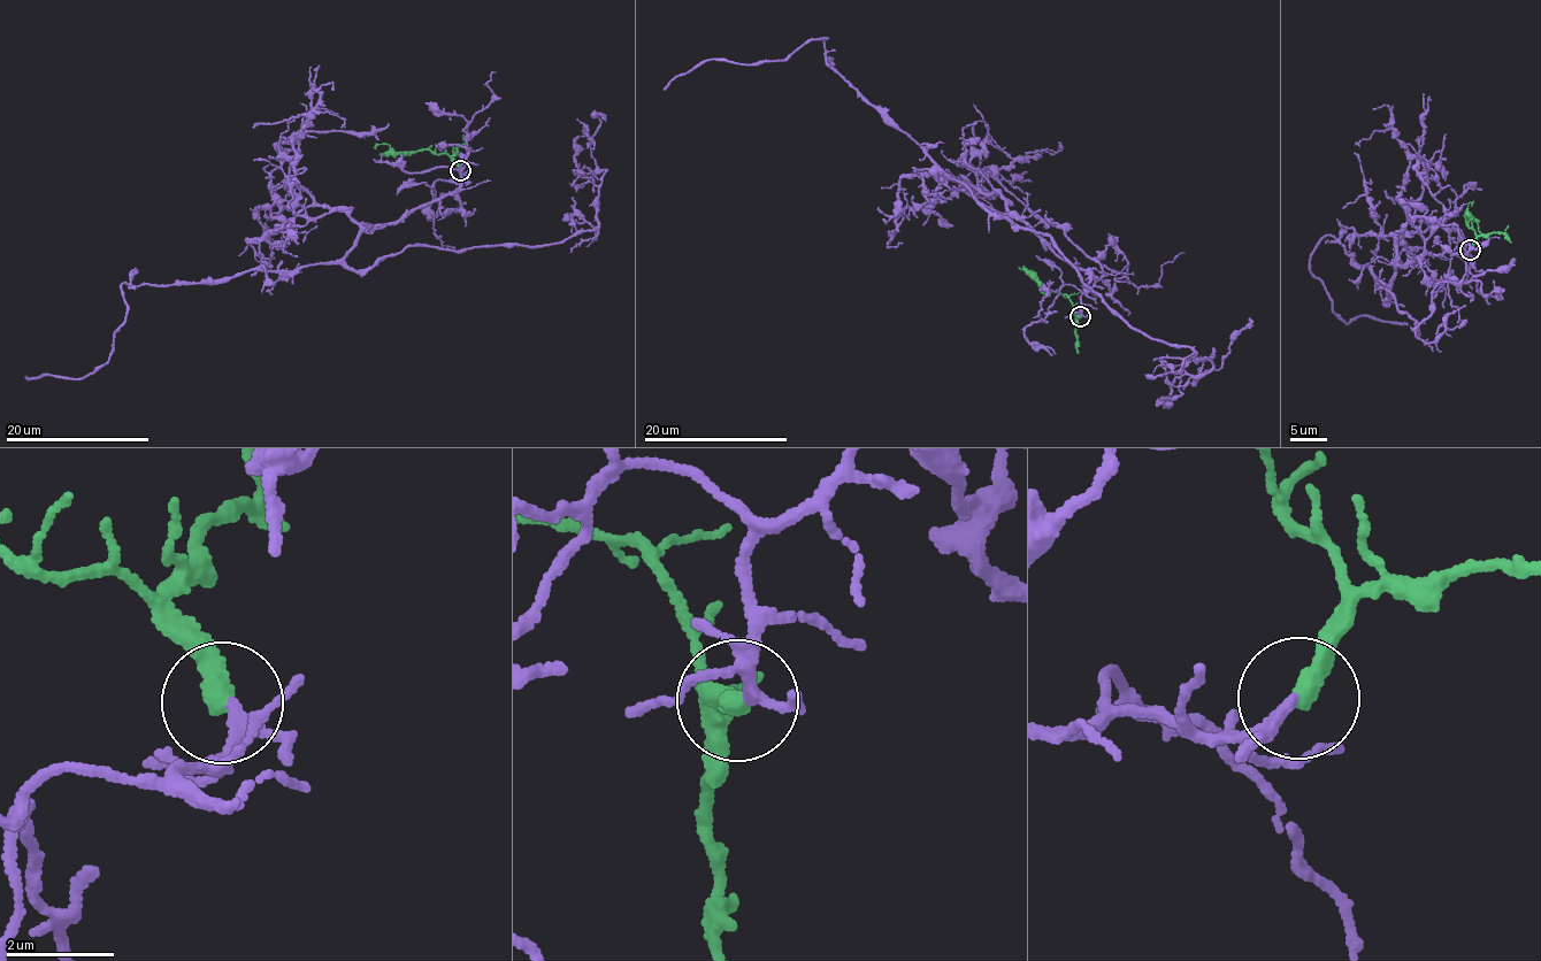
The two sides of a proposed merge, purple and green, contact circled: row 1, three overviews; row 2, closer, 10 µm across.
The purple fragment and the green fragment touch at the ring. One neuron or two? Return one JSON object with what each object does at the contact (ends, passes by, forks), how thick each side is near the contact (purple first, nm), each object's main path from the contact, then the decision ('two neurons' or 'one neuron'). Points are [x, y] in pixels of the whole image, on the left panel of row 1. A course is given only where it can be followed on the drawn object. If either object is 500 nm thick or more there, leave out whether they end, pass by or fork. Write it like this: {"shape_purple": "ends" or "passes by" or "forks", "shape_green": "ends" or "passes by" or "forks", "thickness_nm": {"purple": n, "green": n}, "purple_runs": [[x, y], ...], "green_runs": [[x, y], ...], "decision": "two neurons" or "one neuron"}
{"shape_purple": "passes by", "shape_green": "ends", "thickness_nm": {"purple": 180, "green": 400}, "purple_runs": [[461, 171], [366, 230], [347, 266], [590, 231], [599, 113]], "green_runs": [[460, 171], [450, 155], [432, 151], [398, 152], [386, 144], [373, 148]], "decision": "one neuron"}

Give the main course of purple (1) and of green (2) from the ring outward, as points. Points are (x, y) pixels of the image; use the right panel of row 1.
1: (1470, 251), (1398, 262), (1384, 304), (1416, 335), (1466, 251), (1456, 225), (1408, 213)
2: (1470, 251), (1474, 233), (1467, 222), (1474, 218), (1470, 215), (1469, 204), (1474, 202), (1471, 205)

